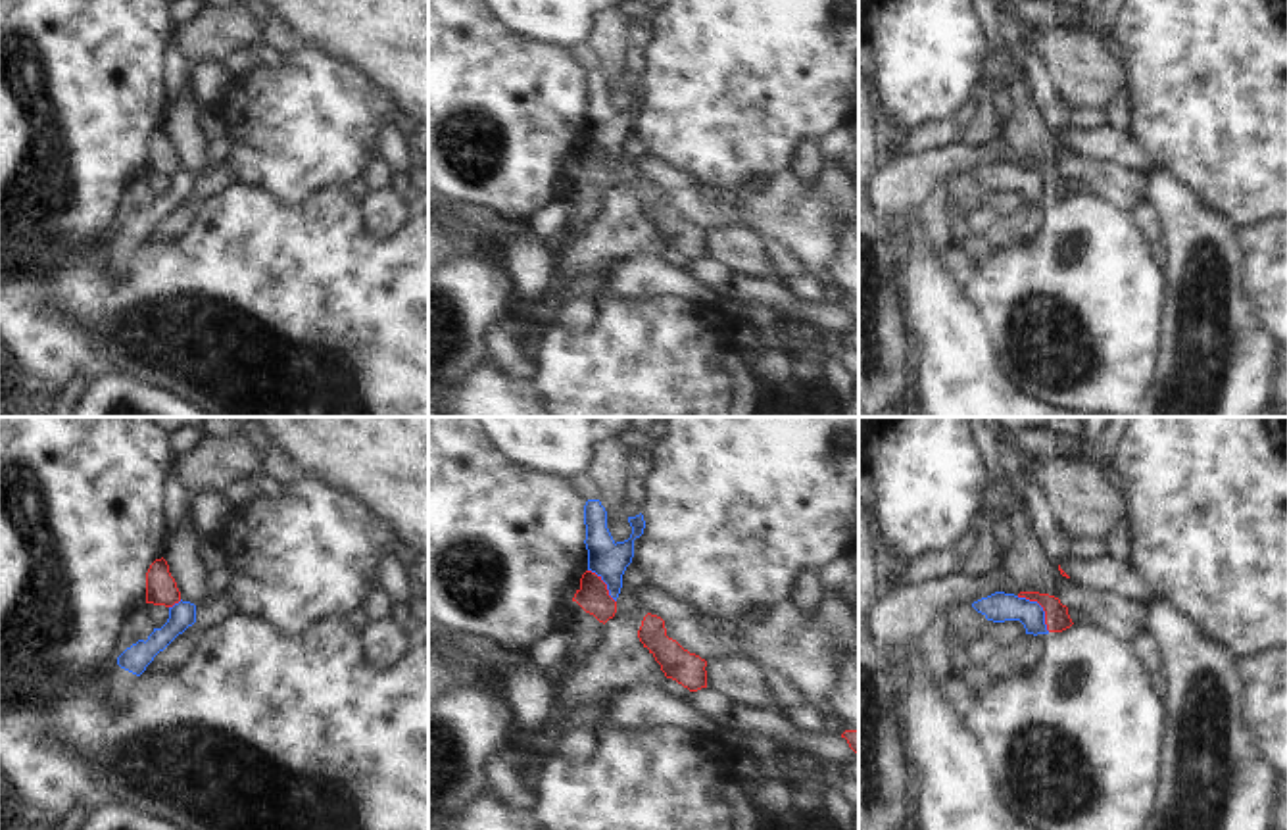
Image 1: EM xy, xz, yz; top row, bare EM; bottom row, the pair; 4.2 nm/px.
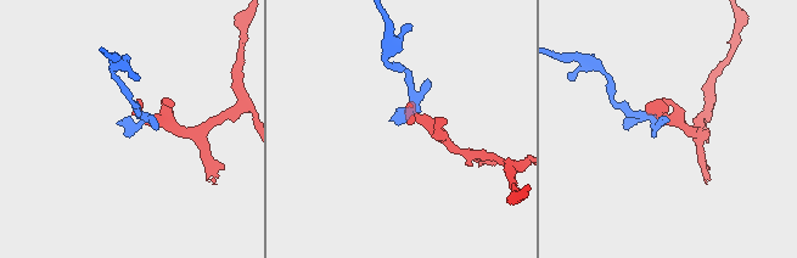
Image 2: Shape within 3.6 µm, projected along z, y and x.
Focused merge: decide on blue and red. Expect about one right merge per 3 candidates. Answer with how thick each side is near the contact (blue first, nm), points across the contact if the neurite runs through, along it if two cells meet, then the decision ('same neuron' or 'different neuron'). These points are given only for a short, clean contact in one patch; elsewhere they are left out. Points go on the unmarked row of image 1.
120 nm thick on the blue side, 110 nm on the other; border along yz (1017, 166), (1034, 170), (1044, 179), (1044, 193), (1049, 200); different neuron

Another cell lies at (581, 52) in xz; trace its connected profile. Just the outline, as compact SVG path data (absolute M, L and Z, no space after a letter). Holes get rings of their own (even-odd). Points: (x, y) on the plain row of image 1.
M574 42L567 48L571 60L582 69L597 69L597 58L588 42Z

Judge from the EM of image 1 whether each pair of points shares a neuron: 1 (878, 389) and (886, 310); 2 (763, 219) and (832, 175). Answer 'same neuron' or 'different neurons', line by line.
1: same neuron
2: same neuron

